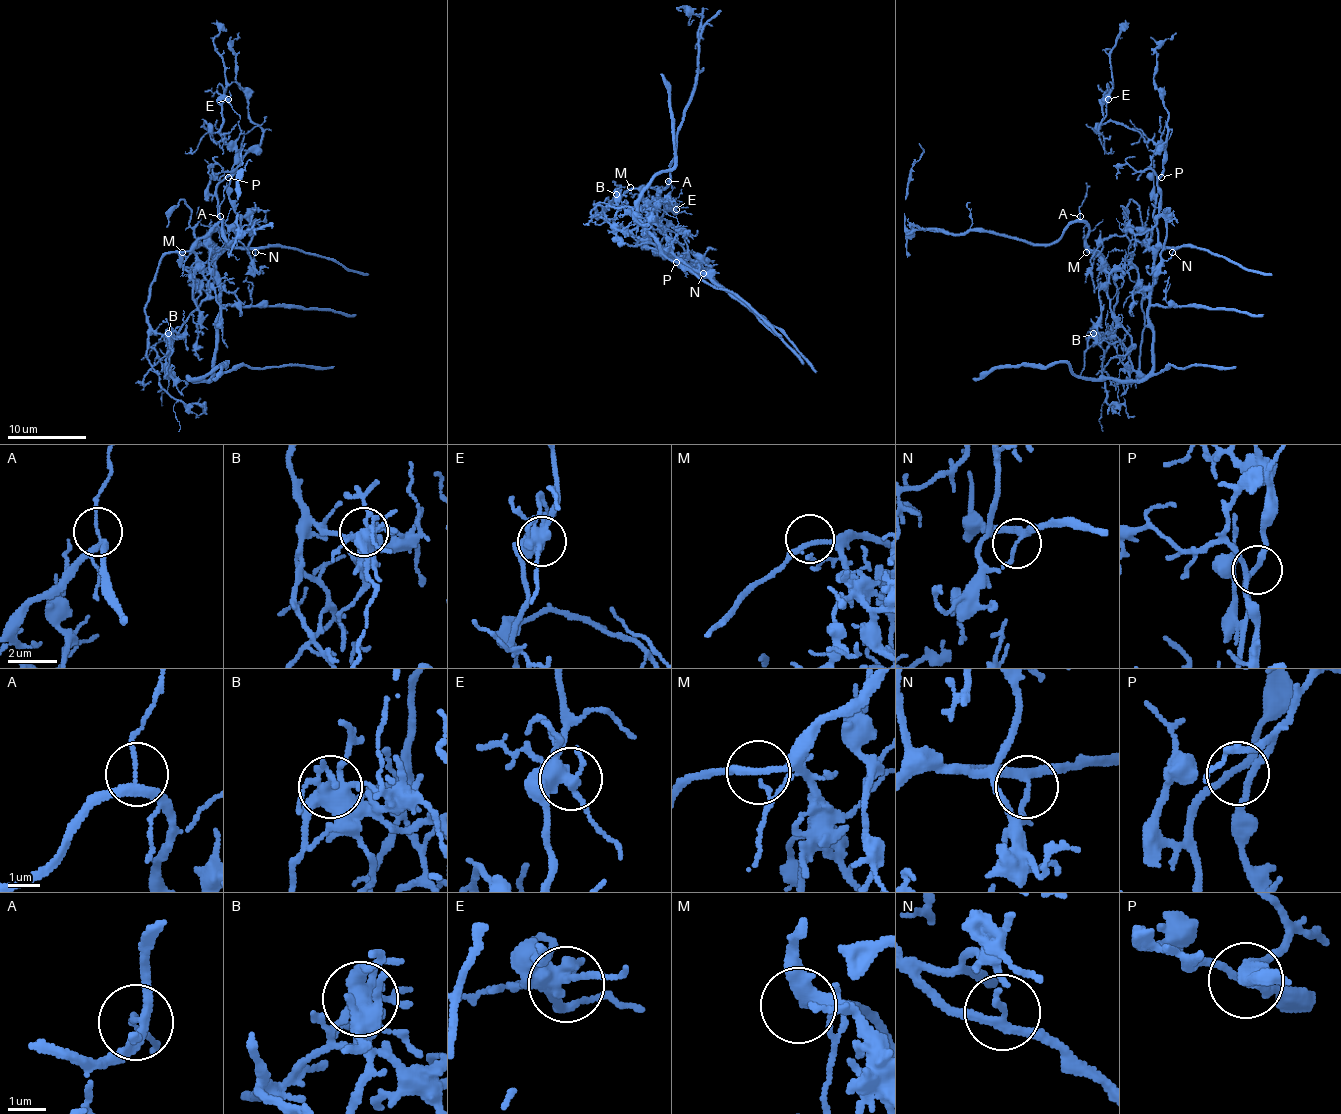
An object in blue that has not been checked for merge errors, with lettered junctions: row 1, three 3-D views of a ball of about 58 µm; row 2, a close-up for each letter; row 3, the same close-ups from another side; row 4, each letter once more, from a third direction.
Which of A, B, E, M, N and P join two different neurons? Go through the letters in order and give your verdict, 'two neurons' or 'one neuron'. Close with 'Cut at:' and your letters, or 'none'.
A: one neuron
B: two neurons
E: one neuron
M: one neuron
N: one neuron
P: one neuron
Cut at: B

